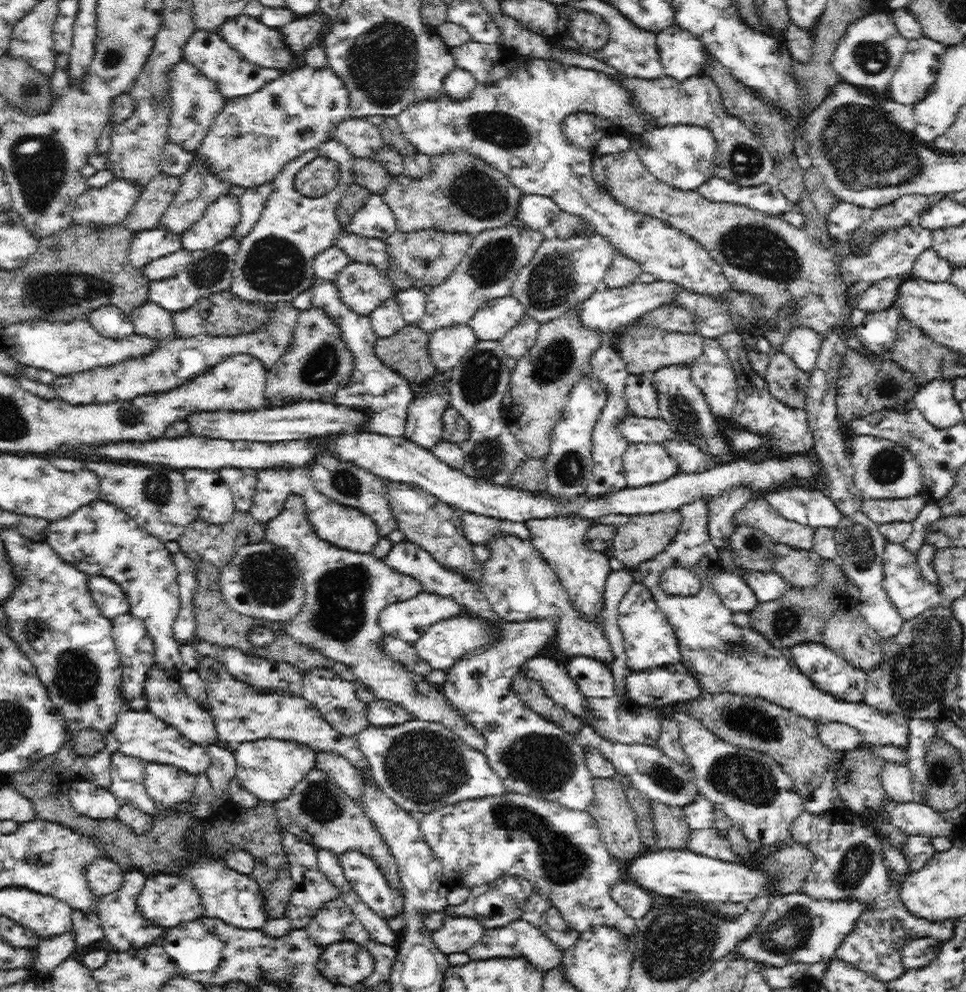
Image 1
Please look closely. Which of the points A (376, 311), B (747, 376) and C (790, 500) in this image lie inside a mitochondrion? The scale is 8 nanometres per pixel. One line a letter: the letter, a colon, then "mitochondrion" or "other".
A: other
B: other
C: other

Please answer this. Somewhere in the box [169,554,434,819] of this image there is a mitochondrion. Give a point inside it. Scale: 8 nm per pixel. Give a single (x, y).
(339, 610)

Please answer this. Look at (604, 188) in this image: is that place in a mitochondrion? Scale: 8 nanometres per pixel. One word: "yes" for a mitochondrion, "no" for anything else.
no

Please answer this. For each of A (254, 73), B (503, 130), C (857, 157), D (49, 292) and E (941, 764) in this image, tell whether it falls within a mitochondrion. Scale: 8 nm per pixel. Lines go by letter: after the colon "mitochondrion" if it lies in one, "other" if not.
A: other
B: mitochondrion
C: mitochondrion
D: mitochondrion
E: mitochondrion

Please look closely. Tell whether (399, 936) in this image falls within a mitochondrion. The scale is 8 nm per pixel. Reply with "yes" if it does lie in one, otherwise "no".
no

